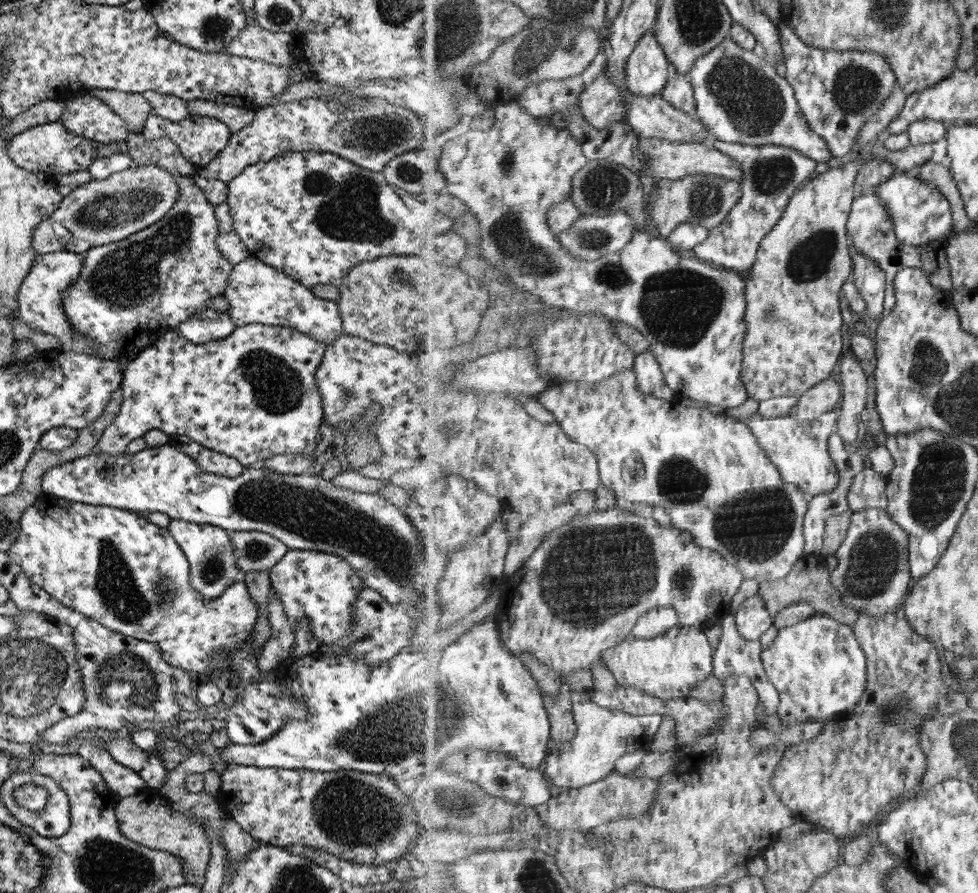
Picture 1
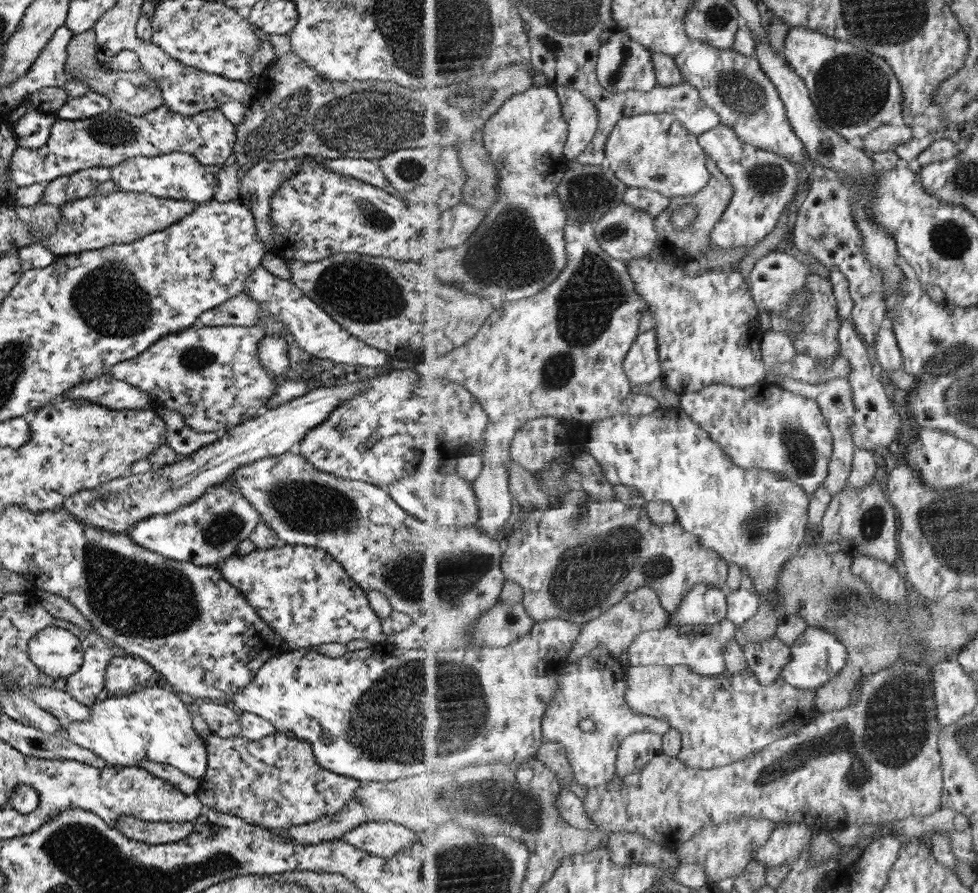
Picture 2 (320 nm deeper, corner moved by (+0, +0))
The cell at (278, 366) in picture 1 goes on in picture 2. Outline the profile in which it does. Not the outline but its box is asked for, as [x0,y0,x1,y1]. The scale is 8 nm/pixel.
[108,326,276,434]

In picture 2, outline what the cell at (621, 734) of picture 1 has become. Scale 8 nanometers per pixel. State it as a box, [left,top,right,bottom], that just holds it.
[542,645,671,788]

